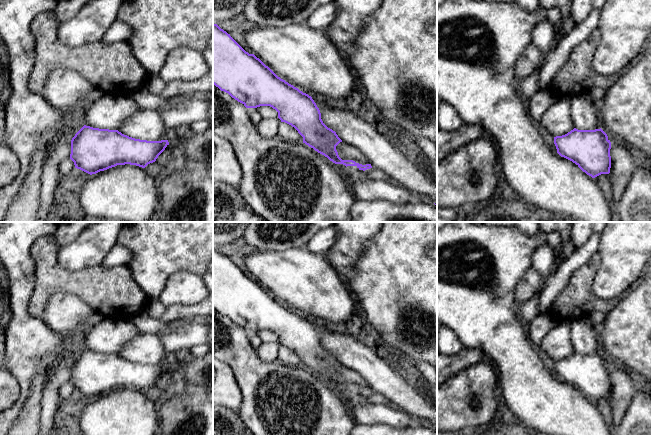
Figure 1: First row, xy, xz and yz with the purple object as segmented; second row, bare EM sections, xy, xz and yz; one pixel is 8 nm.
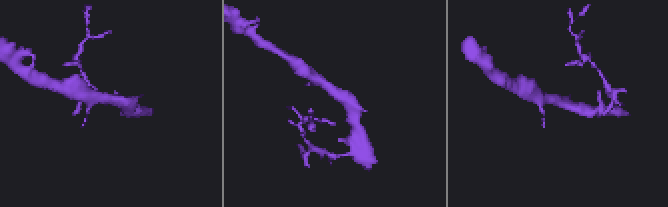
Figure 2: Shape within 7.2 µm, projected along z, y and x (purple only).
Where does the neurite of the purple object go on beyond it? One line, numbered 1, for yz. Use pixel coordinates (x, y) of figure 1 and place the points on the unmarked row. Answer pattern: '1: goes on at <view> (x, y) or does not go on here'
1: does not go on here

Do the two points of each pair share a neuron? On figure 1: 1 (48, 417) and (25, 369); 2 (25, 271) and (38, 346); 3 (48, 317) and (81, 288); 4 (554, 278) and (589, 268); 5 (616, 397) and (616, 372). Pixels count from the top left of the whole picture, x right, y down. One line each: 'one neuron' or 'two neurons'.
1: two neurons
2: one neuron
3: two neurons
4: two neurons
5: one neuron

